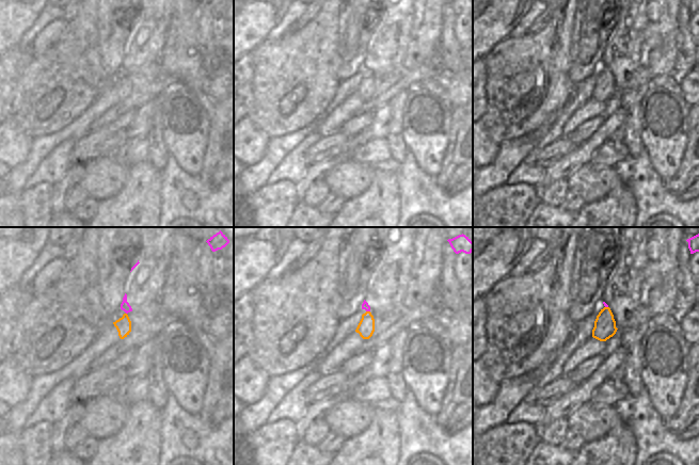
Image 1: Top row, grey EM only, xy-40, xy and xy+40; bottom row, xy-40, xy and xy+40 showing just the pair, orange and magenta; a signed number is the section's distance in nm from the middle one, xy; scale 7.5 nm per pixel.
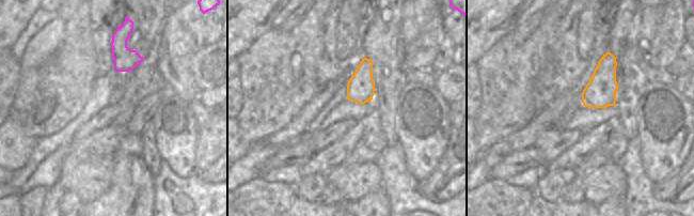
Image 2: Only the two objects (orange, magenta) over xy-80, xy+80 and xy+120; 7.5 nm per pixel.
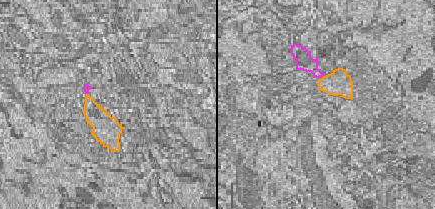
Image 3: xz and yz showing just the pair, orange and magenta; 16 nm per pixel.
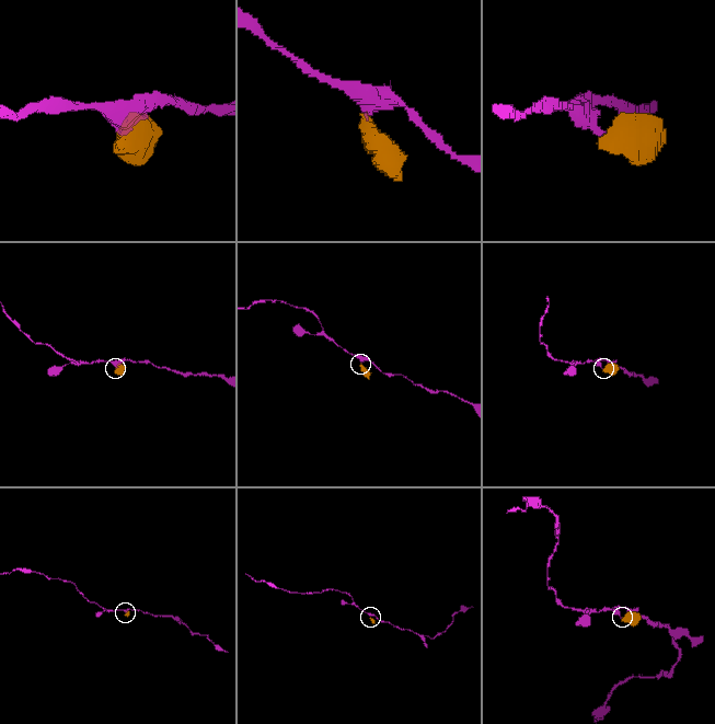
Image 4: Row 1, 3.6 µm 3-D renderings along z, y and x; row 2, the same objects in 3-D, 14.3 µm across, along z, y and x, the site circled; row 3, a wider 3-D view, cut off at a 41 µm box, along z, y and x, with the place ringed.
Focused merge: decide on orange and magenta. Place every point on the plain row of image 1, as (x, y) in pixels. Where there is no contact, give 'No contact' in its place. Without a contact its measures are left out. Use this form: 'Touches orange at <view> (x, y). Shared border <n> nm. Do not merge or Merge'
Touches orange at xy (368, 73). Shared border 30 nm. Merge

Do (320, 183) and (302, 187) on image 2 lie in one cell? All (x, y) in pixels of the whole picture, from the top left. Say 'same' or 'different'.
same

